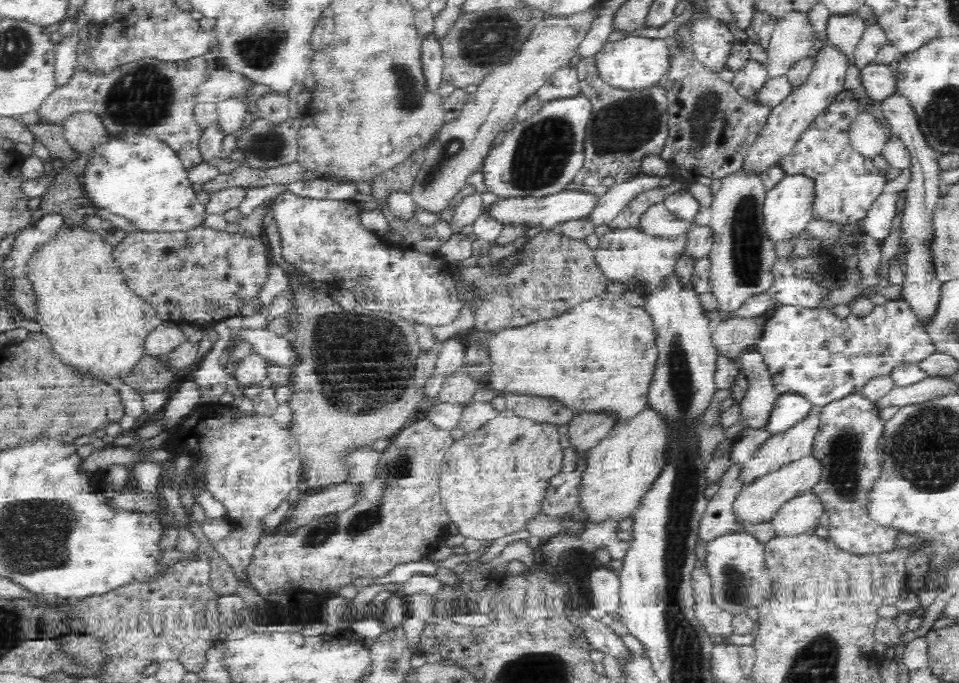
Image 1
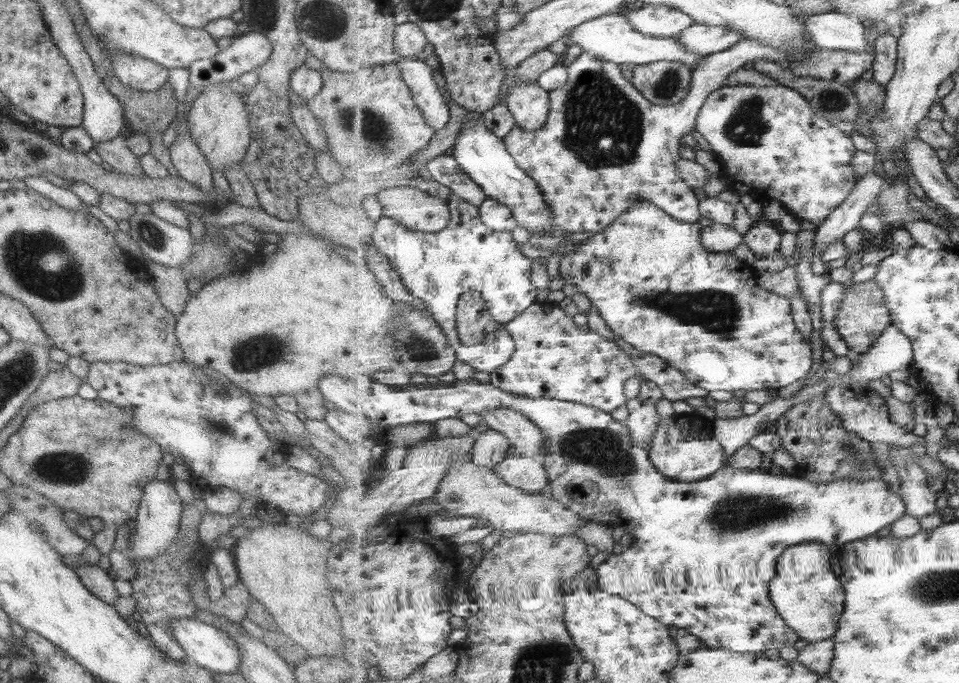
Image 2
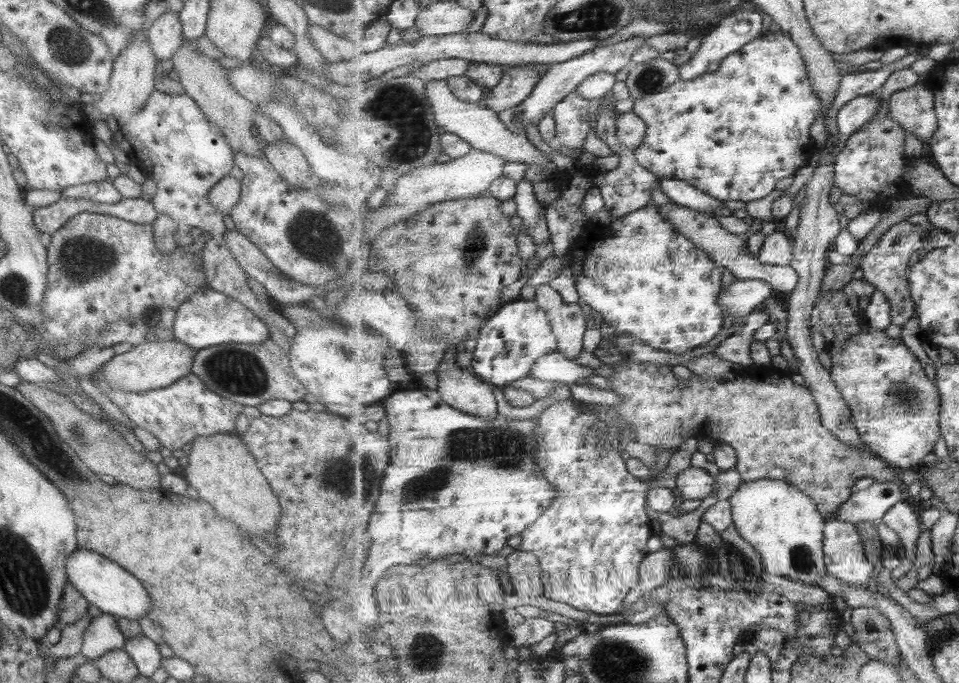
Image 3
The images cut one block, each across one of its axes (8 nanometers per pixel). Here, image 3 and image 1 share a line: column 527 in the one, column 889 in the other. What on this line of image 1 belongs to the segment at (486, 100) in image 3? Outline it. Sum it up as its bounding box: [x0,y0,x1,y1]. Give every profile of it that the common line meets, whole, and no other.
[859,62,897,104]

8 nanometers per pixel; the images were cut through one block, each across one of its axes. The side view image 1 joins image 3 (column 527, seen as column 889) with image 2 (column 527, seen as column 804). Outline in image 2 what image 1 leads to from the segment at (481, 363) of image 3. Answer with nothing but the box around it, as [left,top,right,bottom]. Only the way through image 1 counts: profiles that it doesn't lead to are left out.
[490,302,708,413]

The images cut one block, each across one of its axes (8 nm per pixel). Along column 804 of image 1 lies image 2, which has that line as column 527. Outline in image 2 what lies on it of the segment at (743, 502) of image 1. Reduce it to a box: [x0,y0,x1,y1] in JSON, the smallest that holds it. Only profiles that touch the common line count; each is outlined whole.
[494,448,550,495]

